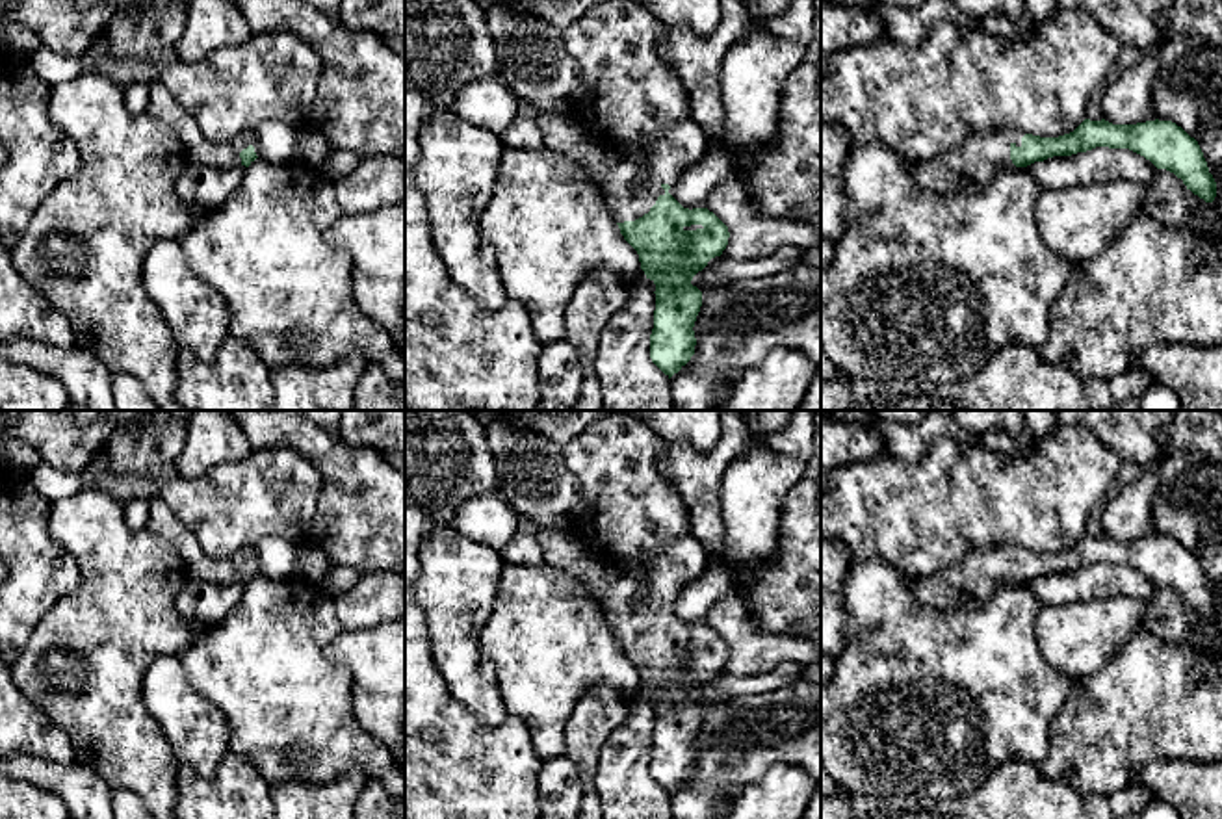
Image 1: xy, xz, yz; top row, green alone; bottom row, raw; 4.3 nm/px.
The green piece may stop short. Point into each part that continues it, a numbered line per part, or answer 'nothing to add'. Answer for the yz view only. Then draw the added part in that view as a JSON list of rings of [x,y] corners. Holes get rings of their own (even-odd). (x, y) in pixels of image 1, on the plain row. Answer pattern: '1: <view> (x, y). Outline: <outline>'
1: yz (968, 584). Outline: [[[988,544],[938,574],[912,579],[912,589],[919,602],[938,609],[979,609],[997,587],[1016,583],[1010,561],[1021,563],[1023,552],[1010,544]]]

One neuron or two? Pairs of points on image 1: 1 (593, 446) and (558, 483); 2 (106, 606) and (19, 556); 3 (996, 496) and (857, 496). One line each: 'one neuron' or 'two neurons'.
1: two neurons
2: two neurons
3: one neuron

